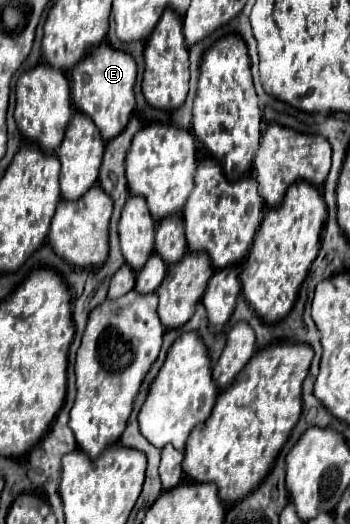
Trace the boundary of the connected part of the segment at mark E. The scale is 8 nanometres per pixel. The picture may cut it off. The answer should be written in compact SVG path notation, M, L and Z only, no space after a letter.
M108 44L98 46L90 58L84 58L72 70L72 100L80 112L90 116L98 126L102 138L108 142L118 136L130 122L134 102L134 80L136 80L136 62L130 54L110 48Z

